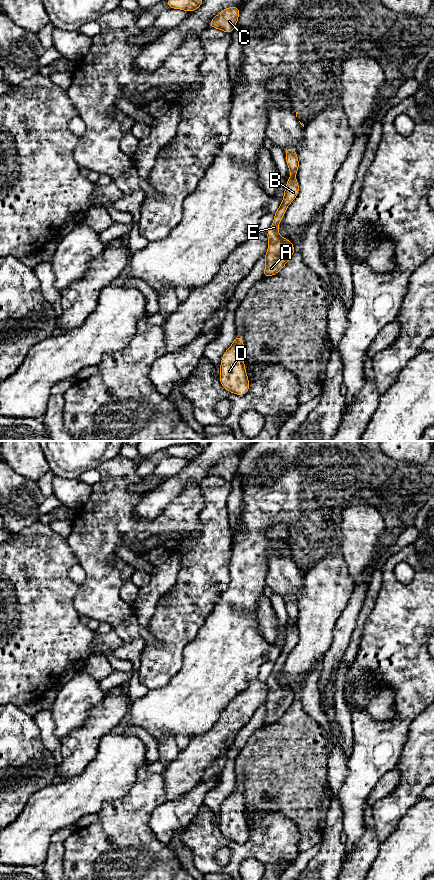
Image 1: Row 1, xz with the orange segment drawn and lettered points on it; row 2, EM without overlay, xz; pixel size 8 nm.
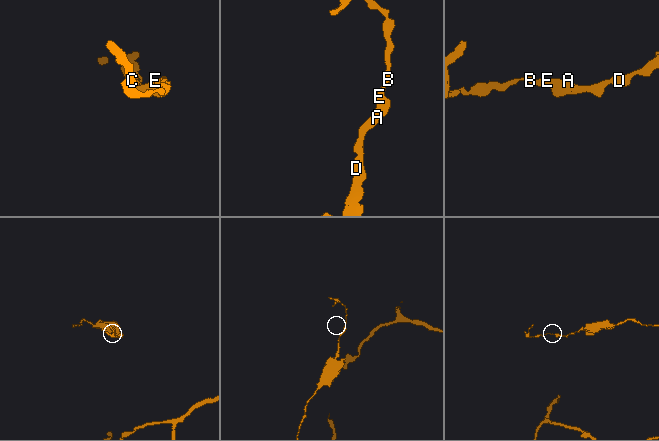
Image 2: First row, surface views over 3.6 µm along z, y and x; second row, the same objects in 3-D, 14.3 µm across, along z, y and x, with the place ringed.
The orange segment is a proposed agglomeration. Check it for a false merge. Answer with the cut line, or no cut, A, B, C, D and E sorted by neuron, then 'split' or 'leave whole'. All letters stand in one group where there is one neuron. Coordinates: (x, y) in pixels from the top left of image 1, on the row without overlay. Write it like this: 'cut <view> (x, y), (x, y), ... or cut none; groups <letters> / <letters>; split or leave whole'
cut none; groups A B C D E; leave whole

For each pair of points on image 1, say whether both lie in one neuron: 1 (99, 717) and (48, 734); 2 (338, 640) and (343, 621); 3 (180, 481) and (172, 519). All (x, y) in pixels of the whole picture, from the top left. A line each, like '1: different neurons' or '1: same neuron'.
1: different neurons
2: same neuron
3: different neurons

